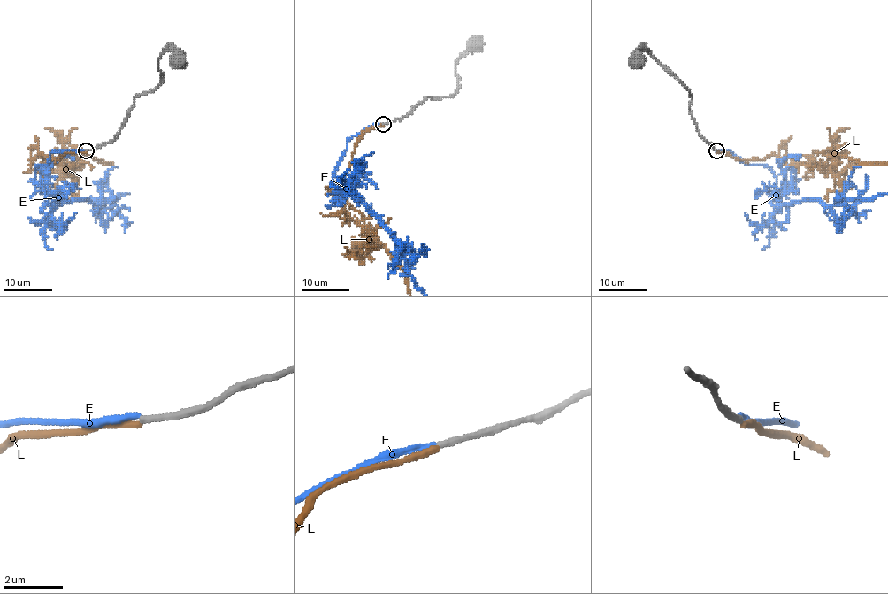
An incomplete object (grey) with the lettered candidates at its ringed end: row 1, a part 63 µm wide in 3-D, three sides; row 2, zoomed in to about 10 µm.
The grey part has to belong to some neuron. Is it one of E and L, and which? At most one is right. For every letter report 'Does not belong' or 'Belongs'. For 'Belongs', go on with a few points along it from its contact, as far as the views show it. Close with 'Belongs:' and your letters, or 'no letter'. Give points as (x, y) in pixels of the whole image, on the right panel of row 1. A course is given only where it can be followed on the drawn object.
E: Does not belong
L: Belongs
Belongs: L

